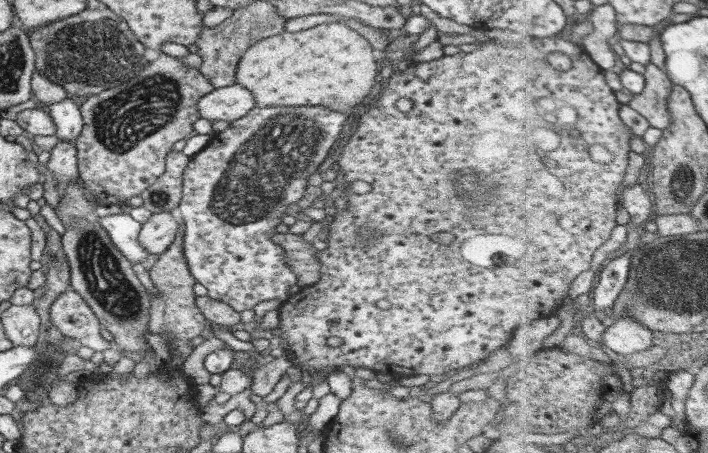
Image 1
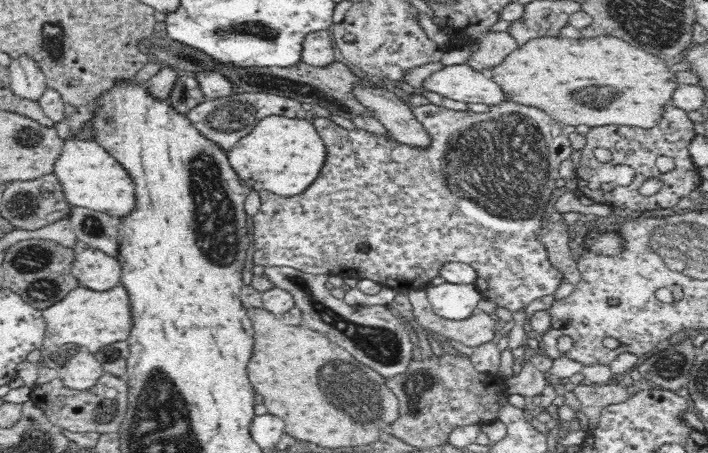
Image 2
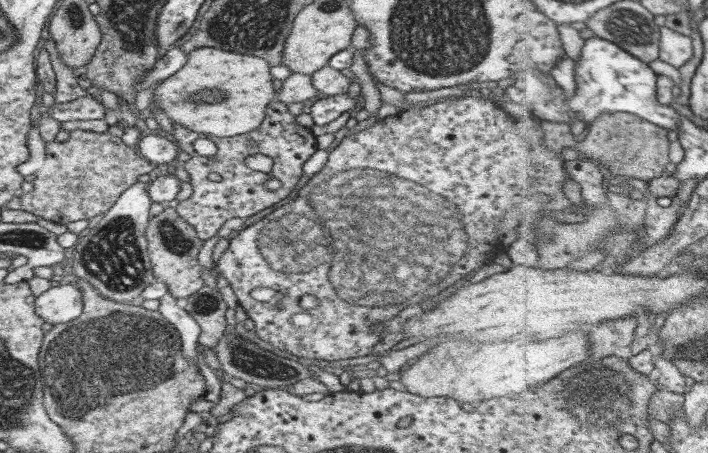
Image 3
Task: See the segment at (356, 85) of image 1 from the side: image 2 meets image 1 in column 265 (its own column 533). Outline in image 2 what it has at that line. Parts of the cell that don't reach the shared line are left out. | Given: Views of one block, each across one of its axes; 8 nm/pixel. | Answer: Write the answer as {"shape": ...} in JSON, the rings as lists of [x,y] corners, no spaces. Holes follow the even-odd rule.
{"shape":[[[606,35],[582,40],[562,36],[534,38],[518,46],[486,74],[500,85],[510,102],[544,110],[568,130],[580,125],[655,128],[681,85],[666,61]]]}

